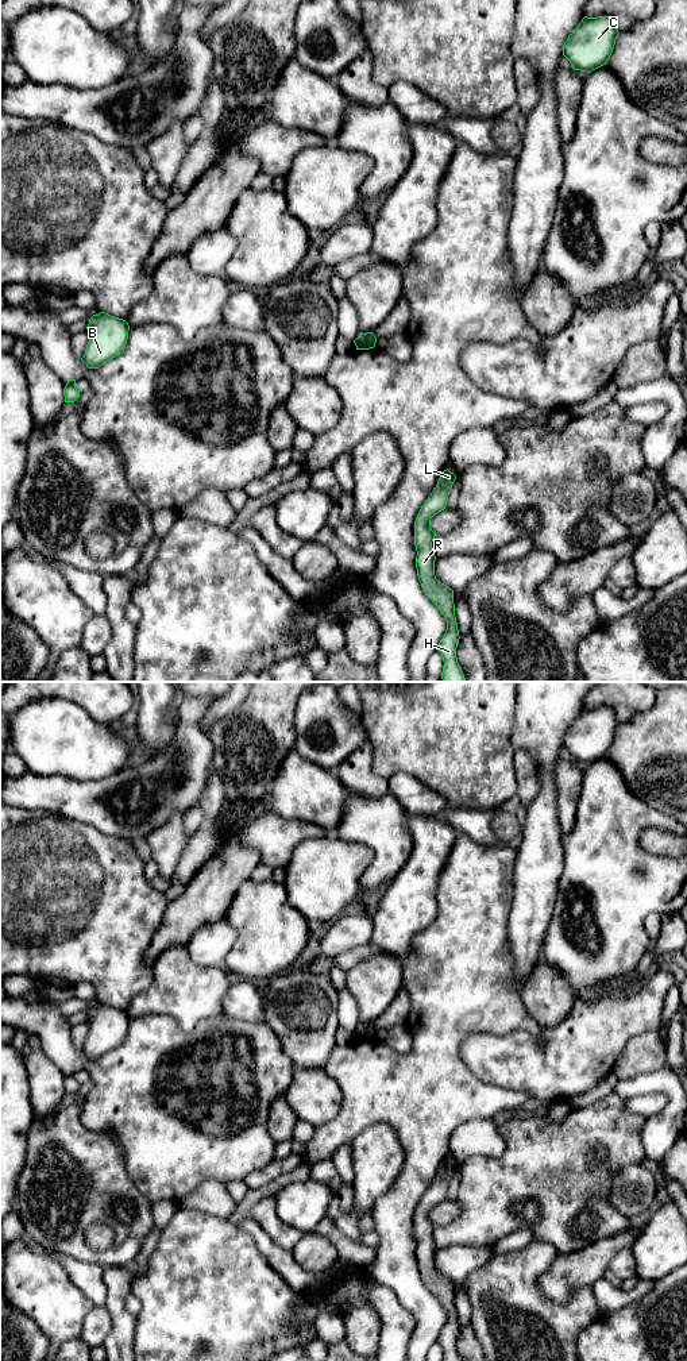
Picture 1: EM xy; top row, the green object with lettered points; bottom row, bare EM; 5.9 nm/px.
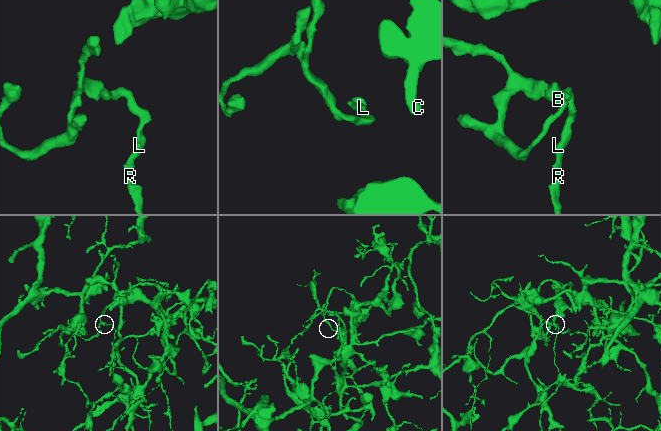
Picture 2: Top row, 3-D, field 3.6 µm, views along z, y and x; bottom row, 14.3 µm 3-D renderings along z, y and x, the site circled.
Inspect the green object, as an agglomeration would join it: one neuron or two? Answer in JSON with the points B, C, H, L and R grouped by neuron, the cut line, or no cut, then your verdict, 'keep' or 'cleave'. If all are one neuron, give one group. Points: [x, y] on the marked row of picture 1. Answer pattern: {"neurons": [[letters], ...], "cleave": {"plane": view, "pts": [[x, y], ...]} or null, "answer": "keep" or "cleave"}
{"neurons": [["B", "C"], ["H", "L", "R"]], "cleave": {"plane": "xy", "pts": [[362, 334], [370, 347]]}, "answer": "cleave"}

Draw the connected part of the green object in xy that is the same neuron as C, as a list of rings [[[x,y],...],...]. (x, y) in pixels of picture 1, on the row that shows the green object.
[[[584,16],[564,42],[563,55],[570,61],[574,70],[591,73],[606,65],[618,34],[611,18]]]

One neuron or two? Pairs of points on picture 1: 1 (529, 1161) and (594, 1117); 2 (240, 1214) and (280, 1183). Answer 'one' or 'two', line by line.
1: one
2: one

